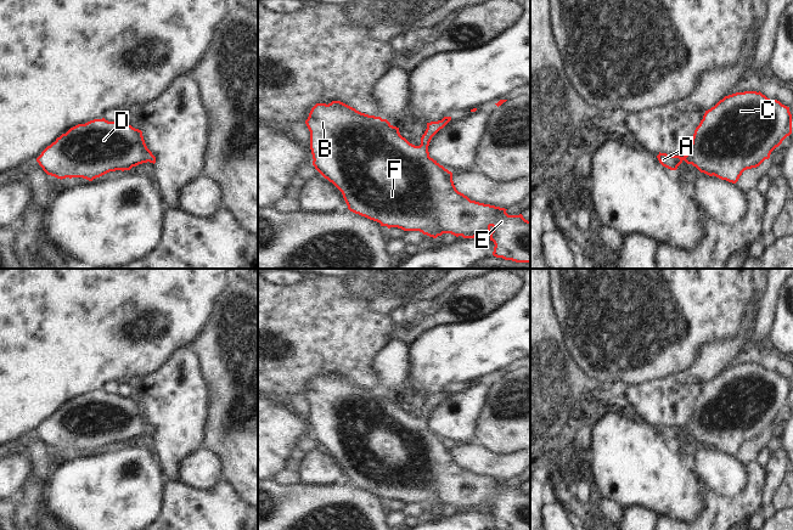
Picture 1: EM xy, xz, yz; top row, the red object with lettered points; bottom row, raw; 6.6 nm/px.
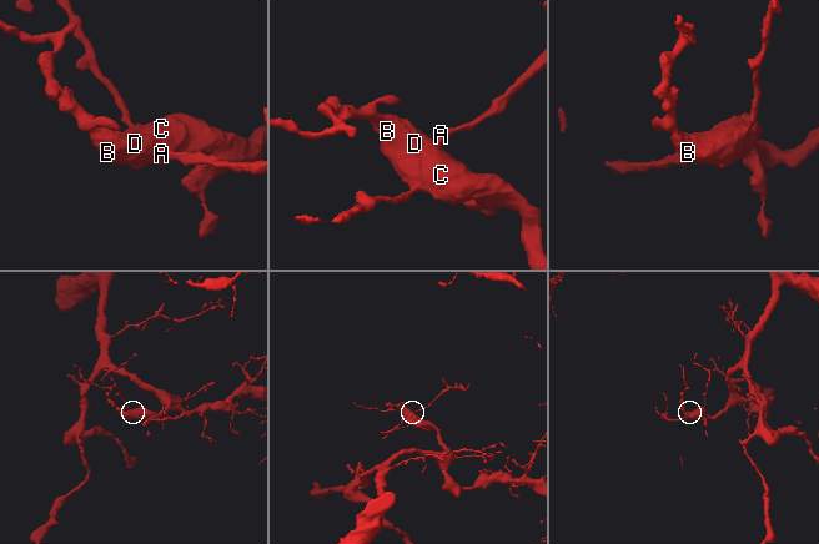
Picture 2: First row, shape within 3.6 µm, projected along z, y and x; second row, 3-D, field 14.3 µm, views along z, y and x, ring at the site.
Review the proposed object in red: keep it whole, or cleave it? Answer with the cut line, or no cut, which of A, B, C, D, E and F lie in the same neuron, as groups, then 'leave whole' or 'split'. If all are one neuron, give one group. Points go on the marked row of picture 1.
no cut | A B C D E F | leave whole

